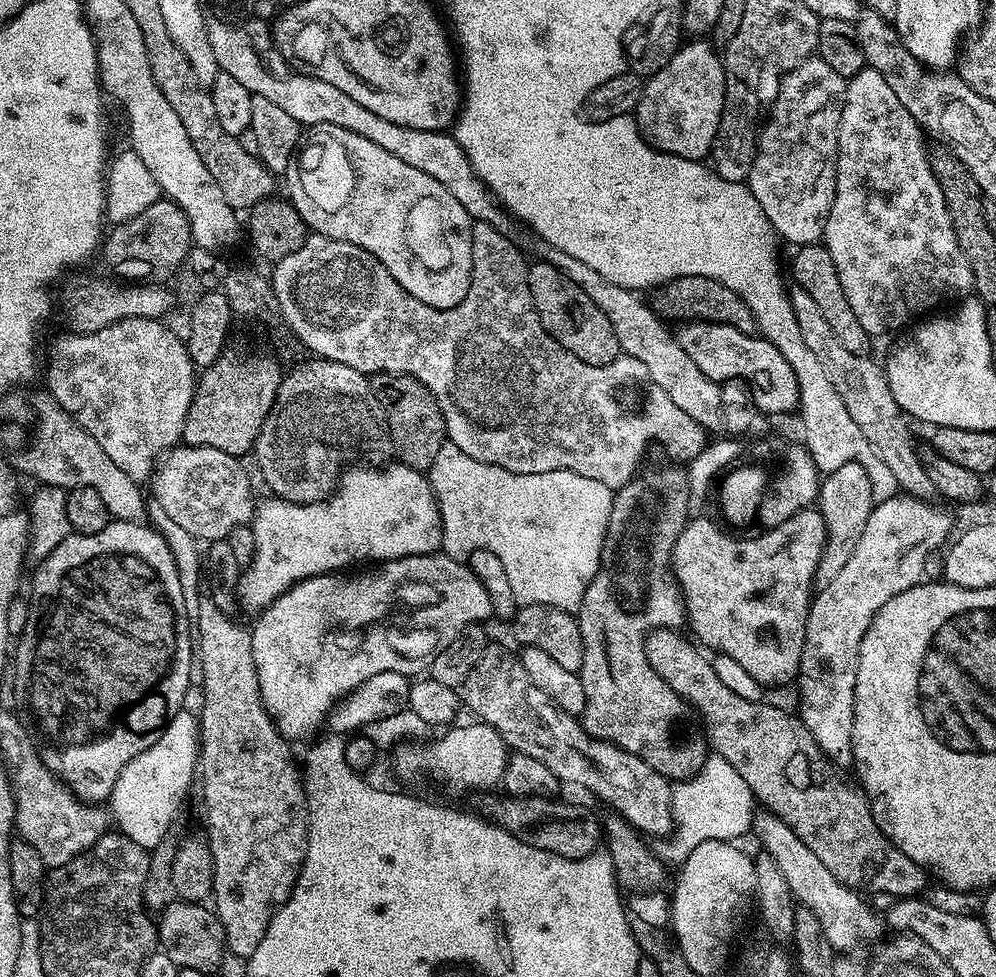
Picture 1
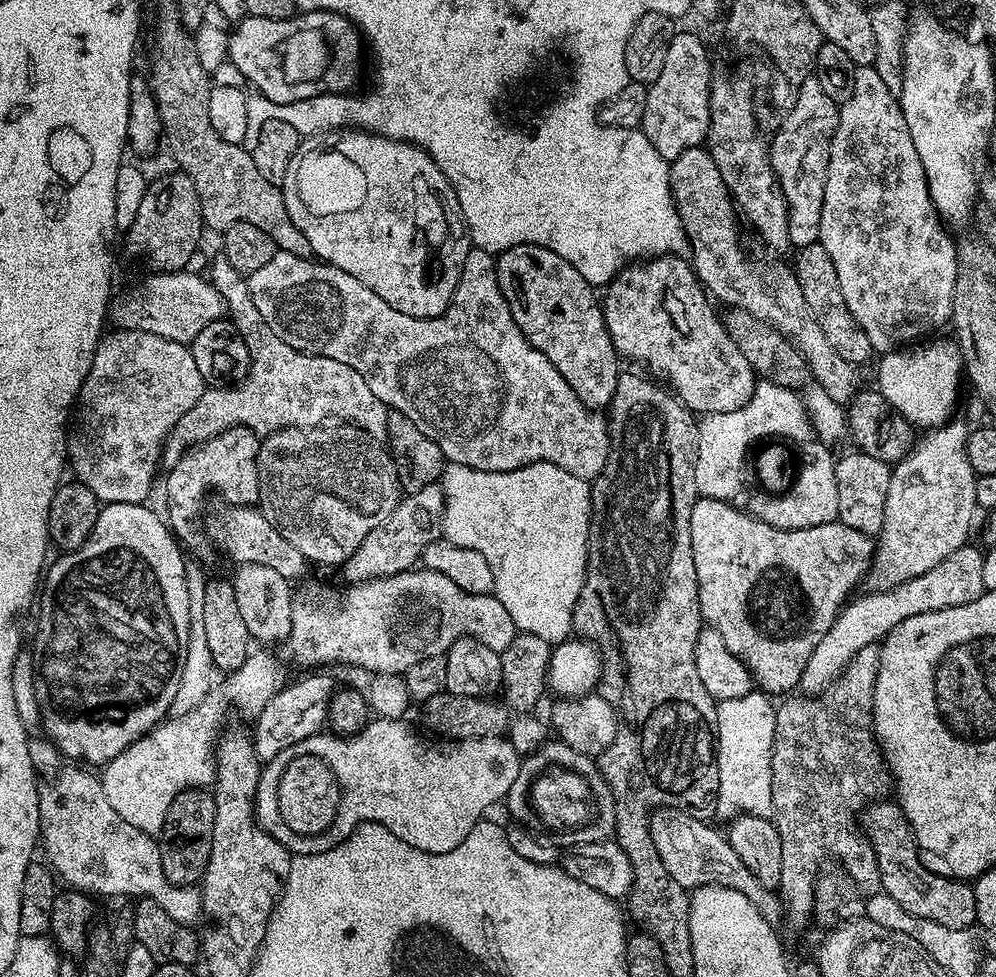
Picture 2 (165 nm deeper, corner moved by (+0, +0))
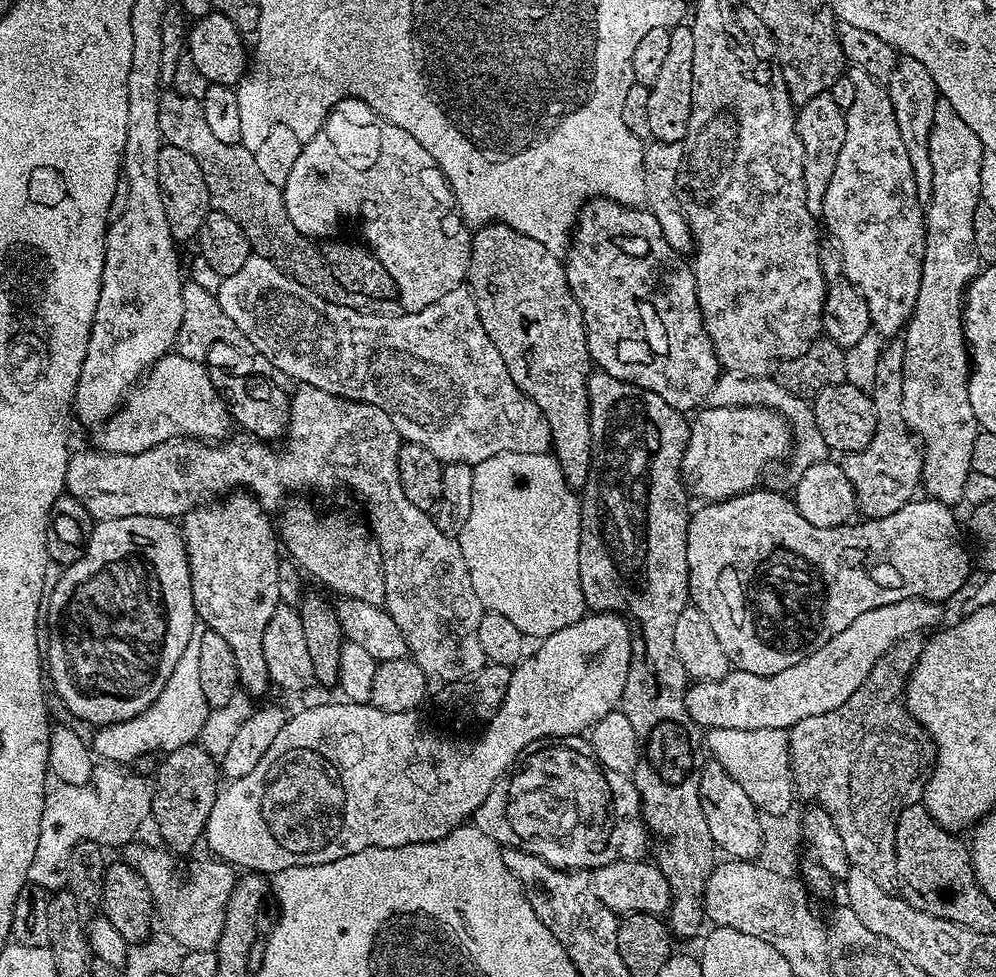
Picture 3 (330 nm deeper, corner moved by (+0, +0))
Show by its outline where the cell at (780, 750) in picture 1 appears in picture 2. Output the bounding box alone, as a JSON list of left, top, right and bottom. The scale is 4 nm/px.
[862,798,977,930]

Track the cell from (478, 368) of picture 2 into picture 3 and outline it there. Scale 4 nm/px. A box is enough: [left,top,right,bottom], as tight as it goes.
[214,254,552,466]

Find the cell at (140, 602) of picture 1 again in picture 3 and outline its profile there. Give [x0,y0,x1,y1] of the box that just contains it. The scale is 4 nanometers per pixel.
[46,516,196,726]

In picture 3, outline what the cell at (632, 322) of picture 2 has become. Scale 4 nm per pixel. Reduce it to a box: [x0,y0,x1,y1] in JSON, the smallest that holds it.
[564,200,722,414]

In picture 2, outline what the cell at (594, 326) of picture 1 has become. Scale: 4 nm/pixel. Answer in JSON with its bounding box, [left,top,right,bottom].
[496,244,622,409]

